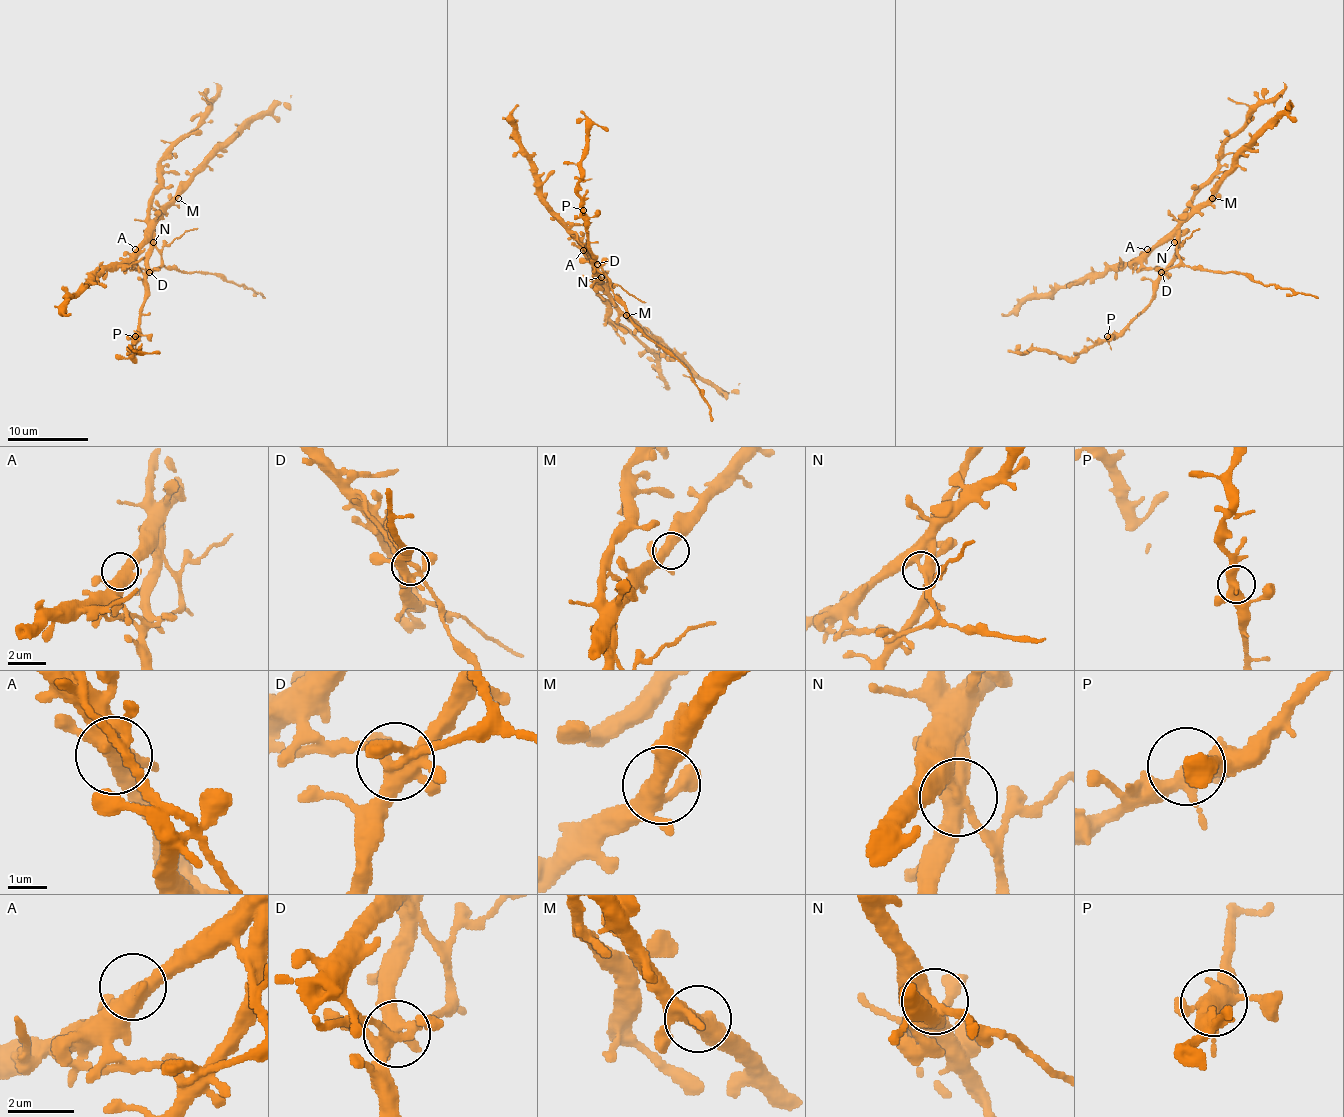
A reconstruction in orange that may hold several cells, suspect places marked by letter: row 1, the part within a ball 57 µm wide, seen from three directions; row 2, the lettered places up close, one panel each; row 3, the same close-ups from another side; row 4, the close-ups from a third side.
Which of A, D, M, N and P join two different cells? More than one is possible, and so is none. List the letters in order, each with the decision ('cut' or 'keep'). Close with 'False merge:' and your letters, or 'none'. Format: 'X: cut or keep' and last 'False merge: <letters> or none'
A: keep
D: cut
M: keep
N: cut
P: keep
False merge: D, N

